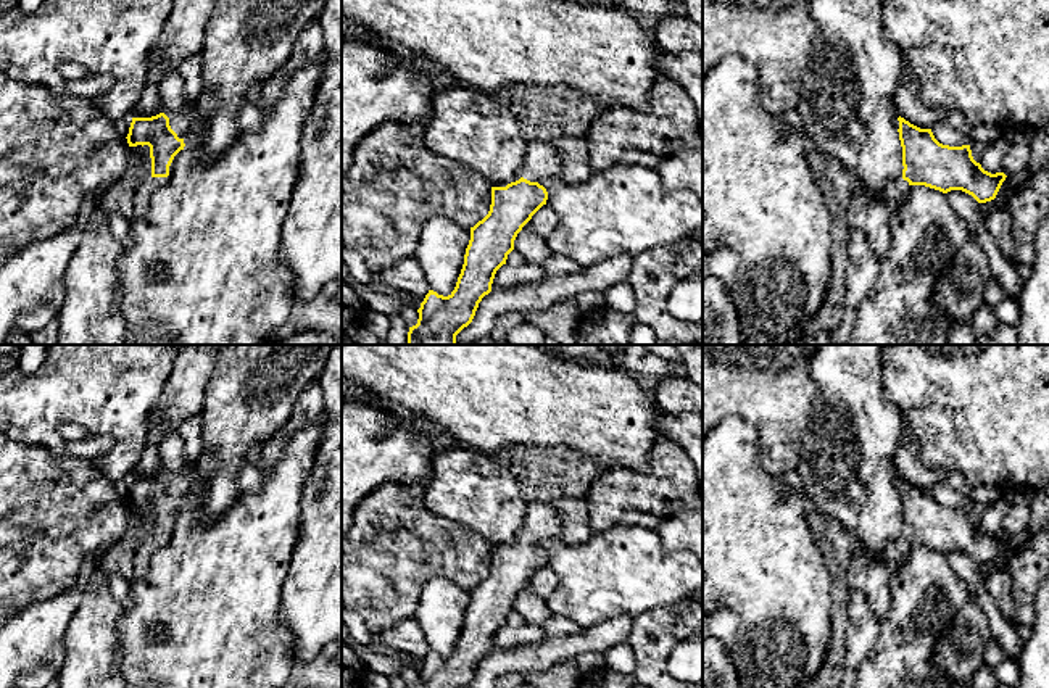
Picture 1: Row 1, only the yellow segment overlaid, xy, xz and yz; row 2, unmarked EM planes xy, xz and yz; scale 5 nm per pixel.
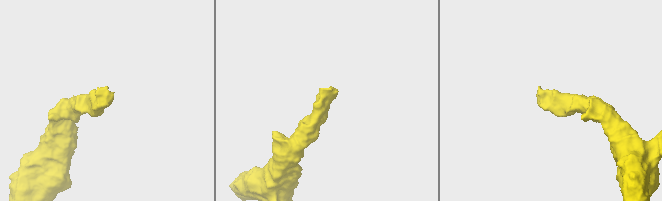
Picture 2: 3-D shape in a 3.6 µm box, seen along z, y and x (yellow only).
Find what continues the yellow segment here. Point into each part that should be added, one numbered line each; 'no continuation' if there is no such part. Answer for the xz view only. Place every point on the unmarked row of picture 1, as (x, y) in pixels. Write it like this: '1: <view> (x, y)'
1: xz (542, 521)

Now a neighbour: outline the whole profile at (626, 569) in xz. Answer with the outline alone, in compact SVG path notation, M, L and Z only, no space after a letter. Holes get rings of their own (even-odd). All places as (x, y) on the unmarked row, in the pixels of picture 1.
M619 522L580 545L566 545L559 538L545 538L538 545L548 553L546 566L558 574L558 586L546 598L551 614L569 617L585 630L622 614L635 619L672 607L703 588L698 557L665 549L659 532L643 525Z

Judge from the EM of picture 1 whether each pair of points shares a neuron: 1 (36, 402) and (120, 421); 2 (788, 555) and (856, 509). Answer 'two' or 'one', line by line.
1: one
2: two

